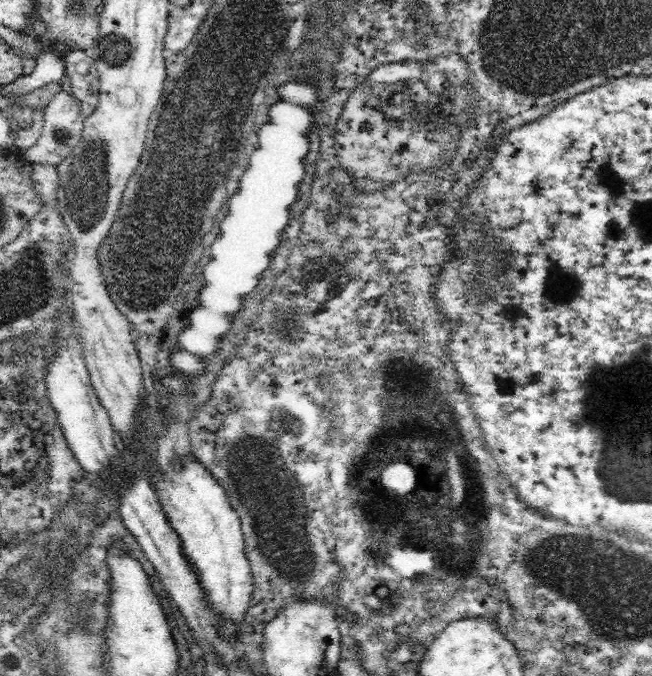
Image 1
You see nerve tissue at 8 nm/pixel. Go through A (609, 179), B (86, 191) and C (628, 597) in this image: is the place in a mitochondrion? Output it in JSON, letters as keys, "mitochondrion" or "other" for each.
{"A":"other","B":"mitochondrion","C":"mitochondrion"}

